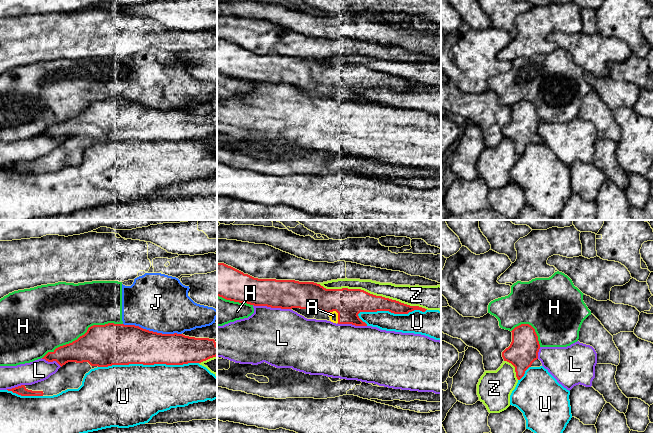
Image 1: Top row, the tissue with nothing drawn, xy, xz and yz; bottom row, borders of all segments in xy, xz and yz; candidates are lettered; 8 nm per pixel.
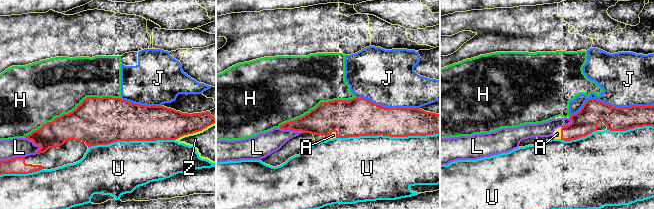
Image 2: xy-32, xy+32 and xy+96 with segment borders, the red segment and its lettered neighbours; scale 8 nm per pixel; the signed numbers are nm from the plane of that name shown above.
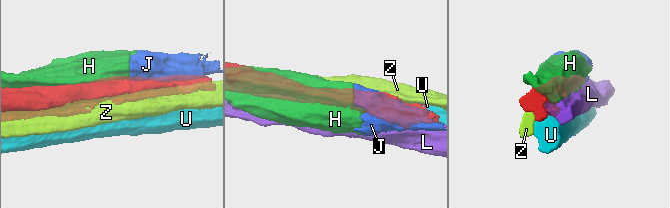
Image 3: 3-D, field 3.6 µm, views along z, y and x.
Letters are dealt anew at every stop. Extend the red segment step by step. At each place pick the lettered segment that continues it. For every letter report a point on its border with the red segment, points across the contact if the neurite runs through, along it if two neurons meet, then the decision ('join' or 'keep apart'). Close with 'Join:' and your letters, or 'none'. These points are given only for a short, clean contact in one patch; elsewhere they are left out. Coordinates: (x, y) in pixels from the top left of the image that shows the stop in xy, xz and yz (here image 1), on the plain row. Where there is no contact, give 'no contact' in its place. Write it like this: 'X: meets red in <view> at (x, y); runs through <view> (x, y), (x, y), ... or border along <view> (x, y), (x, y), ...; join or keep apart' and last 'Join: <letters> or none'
A: meets red in xz at (337, 88); join
H: meets red in xy at (82, 111); keep apart
J: meets red in xy at (152, 107); keep apart
L: meets red in xz at (272, 83); keep apart
U: meets red in xy at (148, 140); keep apart
Z: meets red in xz at (372, 70); keep apart
Join: A

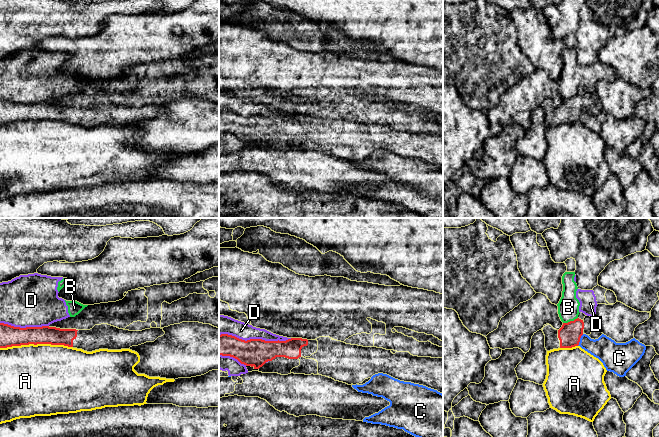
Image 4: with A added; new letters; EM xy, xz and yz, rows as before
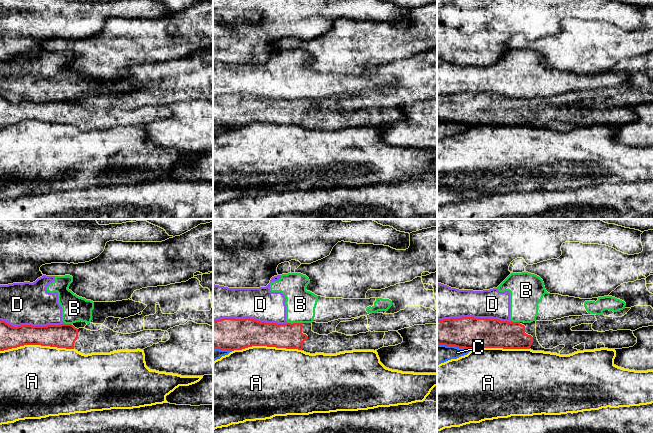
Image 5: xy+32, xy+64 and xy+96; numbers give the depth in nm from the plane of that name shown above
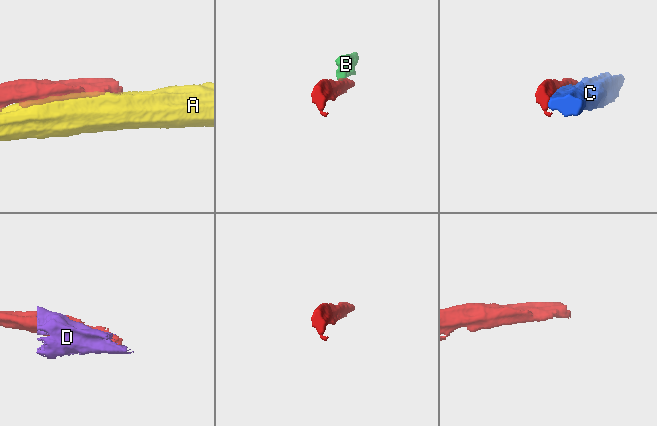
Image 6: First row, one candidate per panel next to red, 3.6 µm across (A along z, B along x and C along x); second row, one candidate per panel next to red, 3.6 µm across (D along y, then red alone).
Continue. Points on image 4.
A: meets red in xy at (36, 120); keep apart
B: meets red in yz at (570, 97); border along yz (577, 93), (563, 99); keep apart
C: meets red in yz at (579, 116); keep apart
D: meets red in xz at (255, 115); keep apart
Join: none

